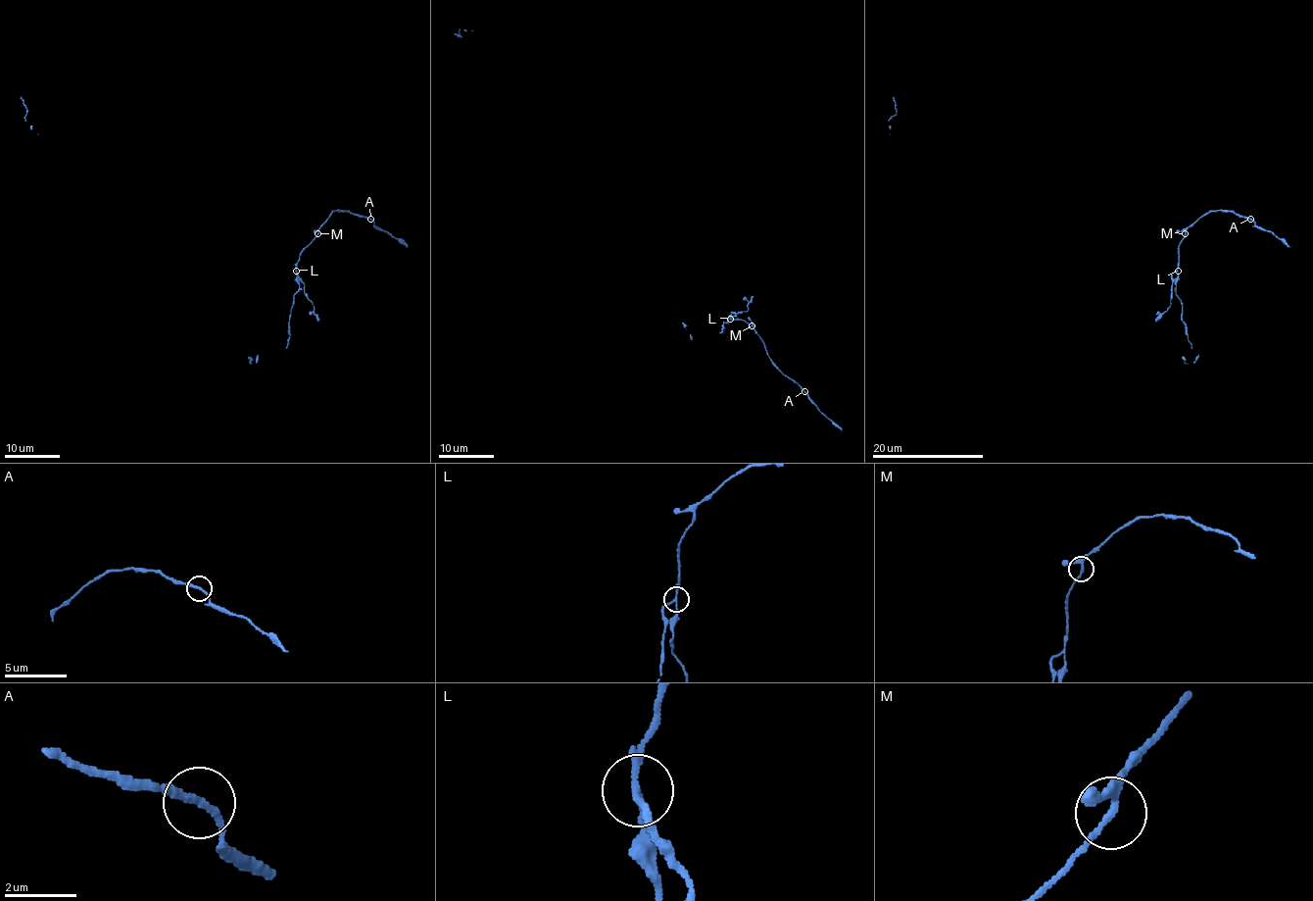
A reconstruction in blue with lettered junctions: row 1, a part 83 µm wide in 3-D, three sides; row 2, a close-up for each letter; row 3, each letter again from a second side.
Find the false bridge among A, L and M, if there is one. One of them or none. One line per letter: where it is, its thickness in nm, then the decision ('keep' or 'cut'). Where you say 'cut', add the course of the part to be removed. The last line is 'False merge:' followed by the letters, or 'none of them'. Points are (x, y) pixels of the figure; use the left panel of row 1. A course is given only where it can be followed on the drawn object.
A: at (370, 219); 170 nm thick; keep
L: at (296, 271); 170 nm thick; cut
M: at (317, 233); 180 nm thick; keep
False merge: L

